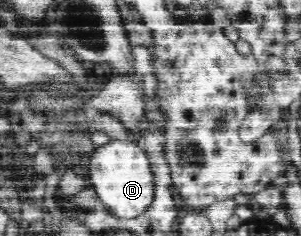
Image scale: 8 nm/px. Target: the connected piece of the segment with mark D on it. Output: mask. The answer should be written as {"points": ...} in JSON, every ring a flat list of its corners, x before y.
{"points":[[110,140,96,148,88,166,91,185,101,202,113,215,121,219,134,219,145,214,153,205,156,196,156,178,152,167,152,158,148,150,138,142]]}

